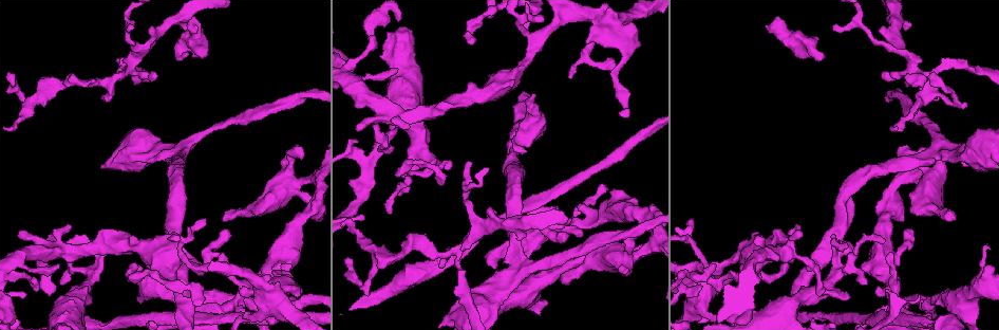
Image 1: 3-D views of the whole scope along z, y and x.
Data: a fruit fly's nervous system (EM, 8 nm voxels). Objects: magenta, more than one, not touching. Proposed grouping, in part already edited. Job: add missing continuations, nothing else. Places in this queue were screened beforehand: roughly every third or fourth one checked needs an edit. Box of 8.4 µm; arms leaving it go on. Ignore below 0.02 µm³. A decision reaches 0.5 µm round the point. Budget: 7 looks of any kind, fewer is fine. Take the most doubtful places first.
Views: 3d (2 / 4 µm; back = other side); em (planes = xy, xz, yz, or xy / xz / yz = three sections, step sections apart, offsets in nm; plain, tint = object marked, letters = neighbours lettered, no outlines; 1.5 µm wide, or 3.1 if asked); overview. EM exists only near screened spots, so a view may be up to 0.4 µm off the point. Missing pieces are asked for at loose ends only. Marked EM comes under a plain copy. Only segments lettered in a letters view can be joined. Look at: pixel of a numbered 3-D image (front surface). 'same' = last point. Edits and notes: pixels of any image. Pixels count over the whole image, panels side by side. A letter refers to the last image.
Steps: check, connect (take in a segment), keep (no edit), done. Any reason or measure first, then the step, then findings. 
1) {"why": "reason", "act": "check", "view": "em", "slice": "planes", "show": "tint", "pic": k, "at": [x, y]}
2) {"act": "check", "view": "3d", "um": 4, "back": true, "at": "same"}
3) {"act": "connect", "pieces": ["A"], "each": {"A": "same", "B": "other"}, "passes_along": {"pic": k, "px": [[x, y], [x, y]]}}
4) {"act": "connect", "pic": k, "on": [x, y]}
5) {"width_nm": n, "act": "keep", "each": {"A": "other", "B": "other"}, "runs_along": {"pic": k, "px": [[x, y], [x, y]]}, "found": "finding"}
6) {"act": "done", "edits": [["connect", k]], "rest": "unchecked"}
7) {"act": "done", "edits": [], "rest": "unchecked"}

{"why": "branch stops here", "act": "check", "view": "em", "slice": "yz", "step": 4, "show": "letters", "pic": 1, "at": [534, 94]}

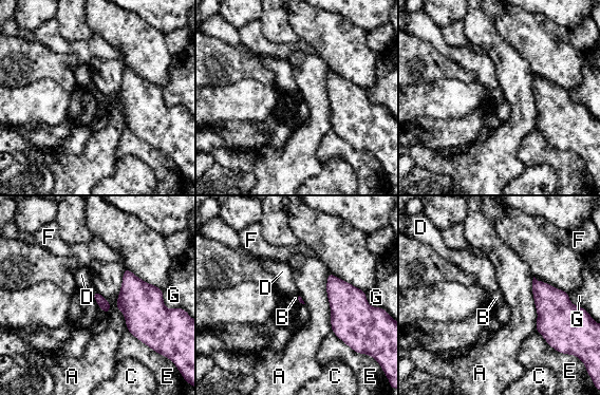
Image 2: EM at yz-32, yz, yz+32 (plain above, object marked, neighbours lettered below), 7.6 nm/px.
{"longest_contact_nm": ["A", 480], "act": "keep", "each": {"A": "other", "B": "other", "C": "other", "D": "other", "E": "other", "F": "other", "G": "other"}, "found": "no lettered segment goes on from it"}

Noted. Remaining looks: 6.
{"why": "branch stops here", "act": "check", "view": "em", "slice": "yz", "step": 8, "show": "letters", "pic": 1, "at": [956, 219]}

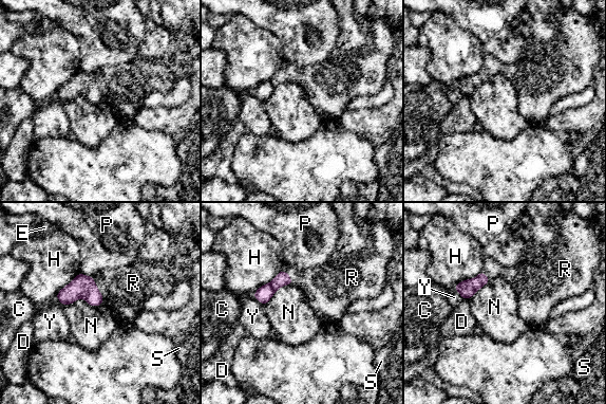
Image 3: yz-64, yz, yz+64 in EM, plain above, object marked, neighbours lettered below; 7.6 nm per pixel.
{"longest_contact_nm": ["H", 300], "act": "connect", "pieces": ["R"], "each": {"C": "other", "D": "other", "E": "other", "H": "other", "N": "other", "P": "other", "R": "same", "S": "other", "Y": "other"}, "passes_along": {"pic": 3, "px": [[82, 286], [97, 288], [129, 282]]}, "found": "it goes on there"}

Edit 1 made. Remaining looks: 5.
{"act": "check", "view": "overview"}

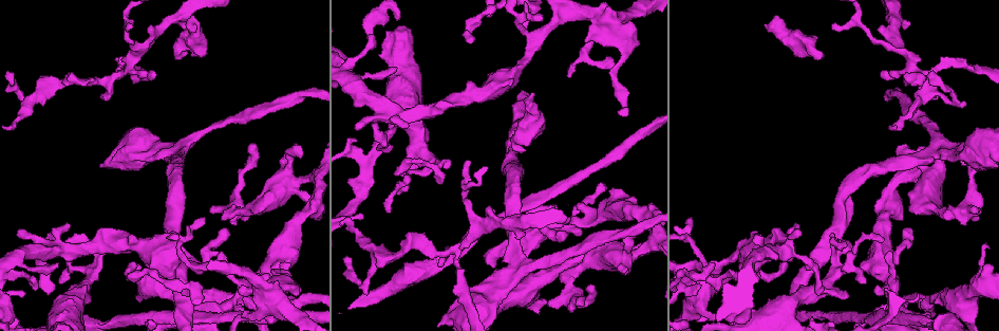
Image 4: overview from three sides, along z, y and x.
{"why": "stops while still wide", "act": "check", "view": "3d", "um": 2, "pic": 4, "at": [180, 25]}

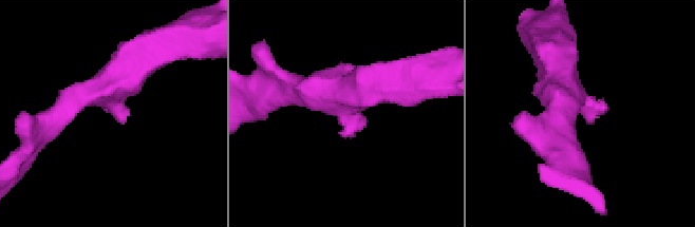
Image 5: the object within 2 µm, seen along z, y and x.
{"arm_widths_nm": [220, 320], "why": "need the tissue", "act": "check", "view": "em", "slice": "planes", "show": "letters", "pic": 5, "at": [105, 109]}

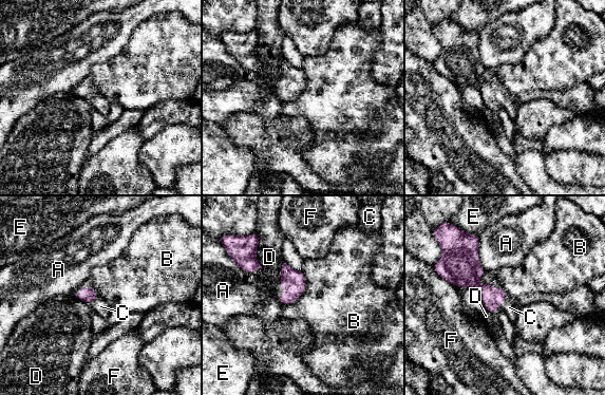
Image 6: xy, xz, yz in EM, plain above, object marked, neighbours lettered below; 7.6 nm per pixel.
{"act": "connect", "pieces": ["C"], "each": {"A": "other", "B": "other", "C": "same", "D": "other", "E": "other", "F": "other"}, "passes_along": {"pic": 6, "px": [[491, 296], [496, 307], [509, 307]]}, "found": "it goes on there"}

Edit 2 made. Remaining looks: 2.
{"act": "done", "edits": [["connect", 3], ["connect", 6]], "rest": "unchecked"}

